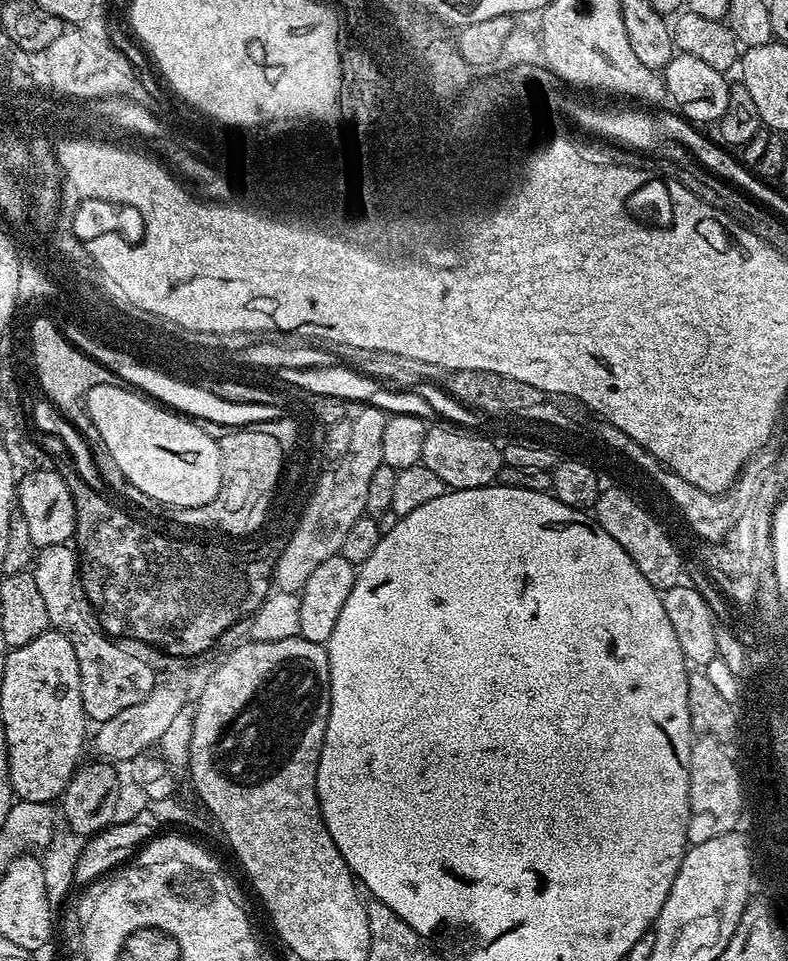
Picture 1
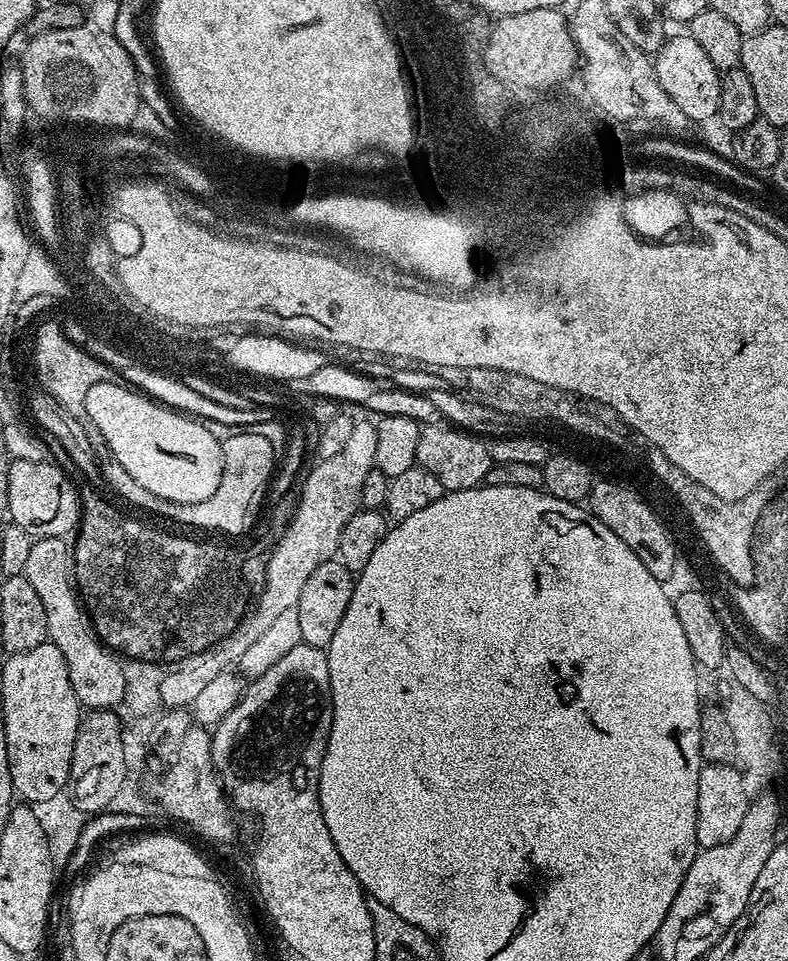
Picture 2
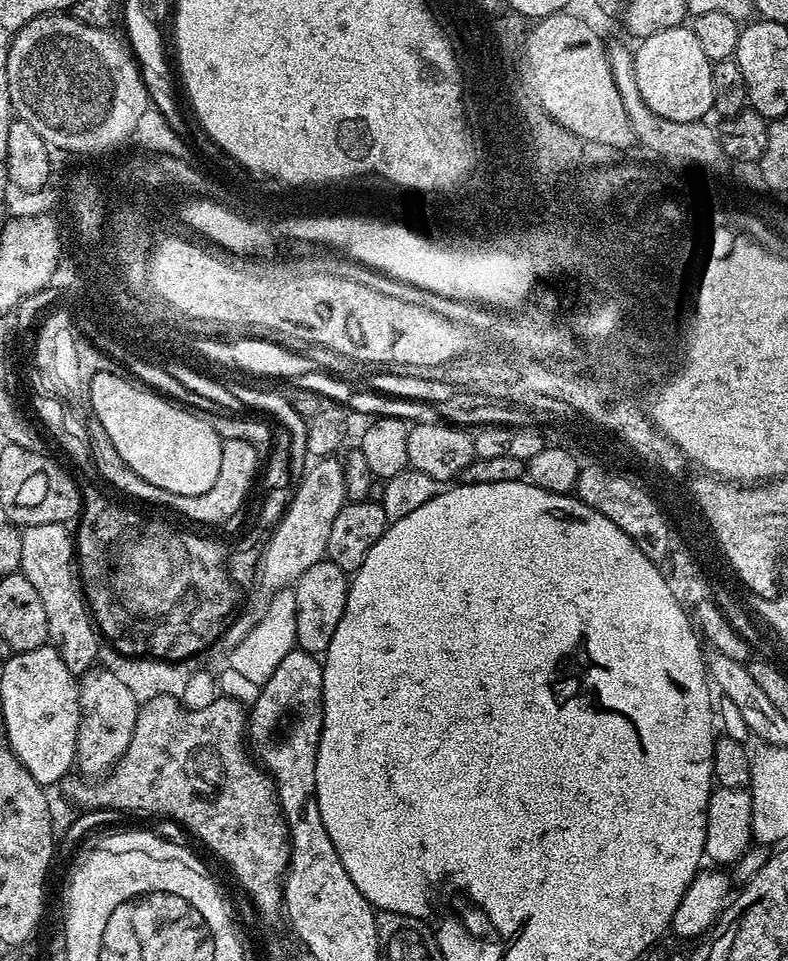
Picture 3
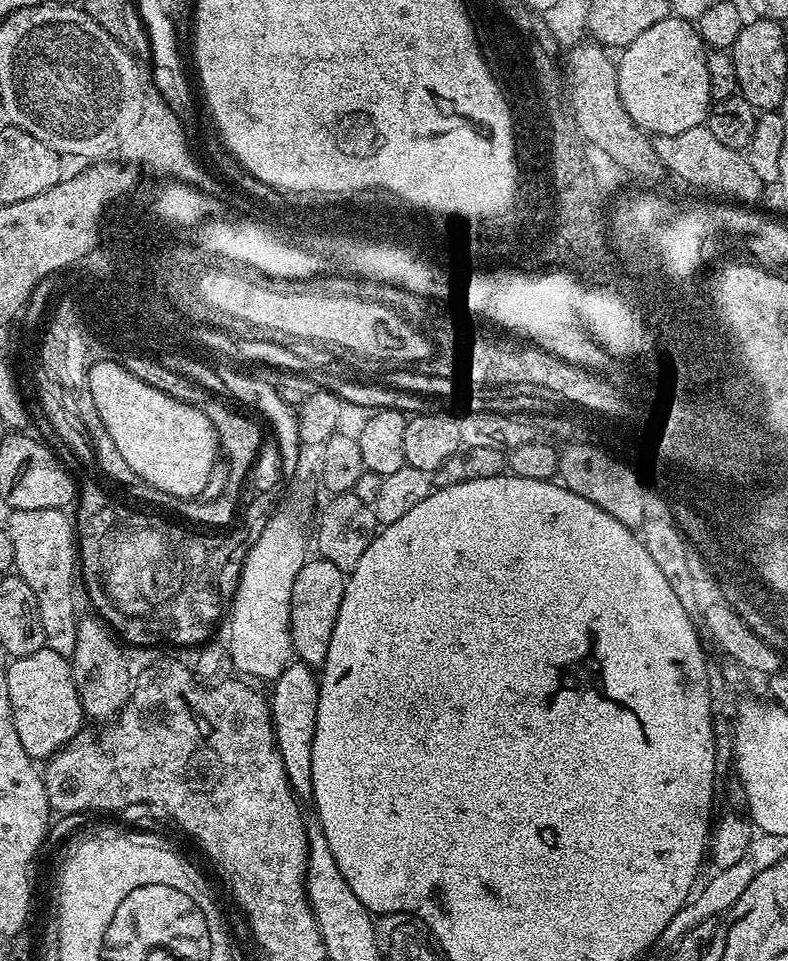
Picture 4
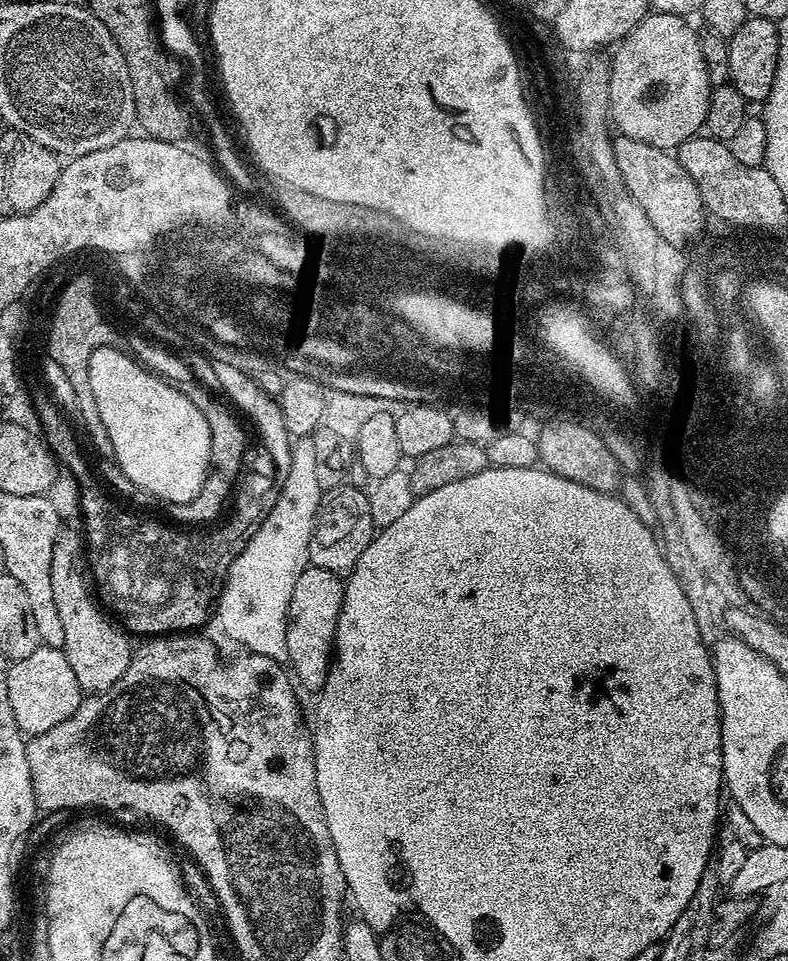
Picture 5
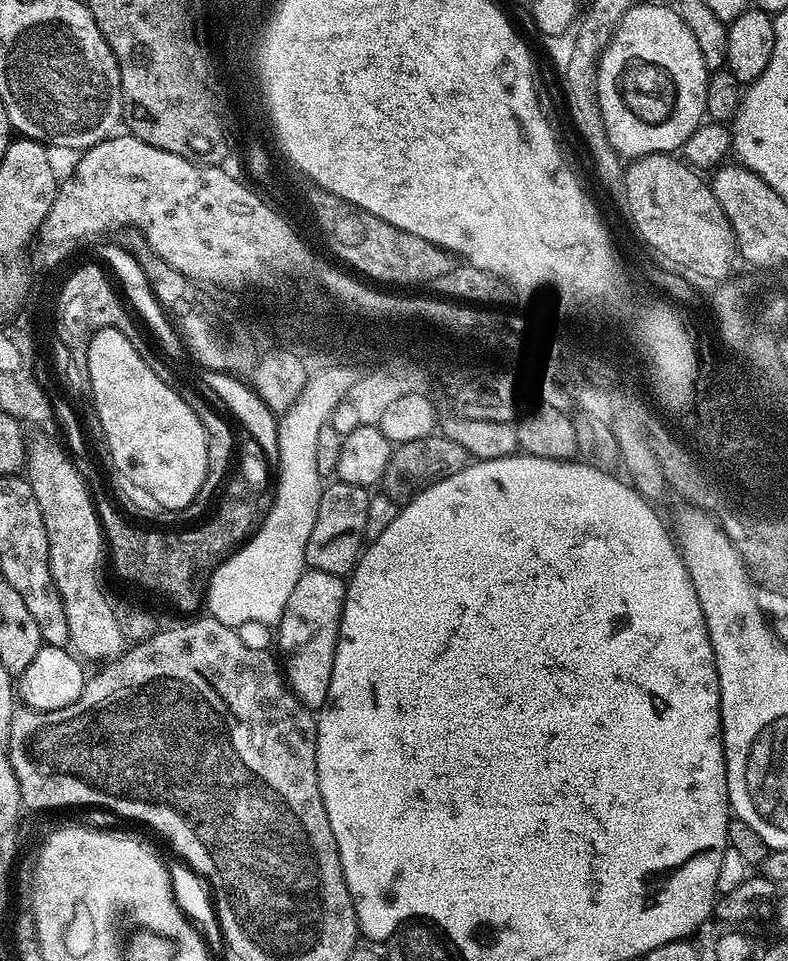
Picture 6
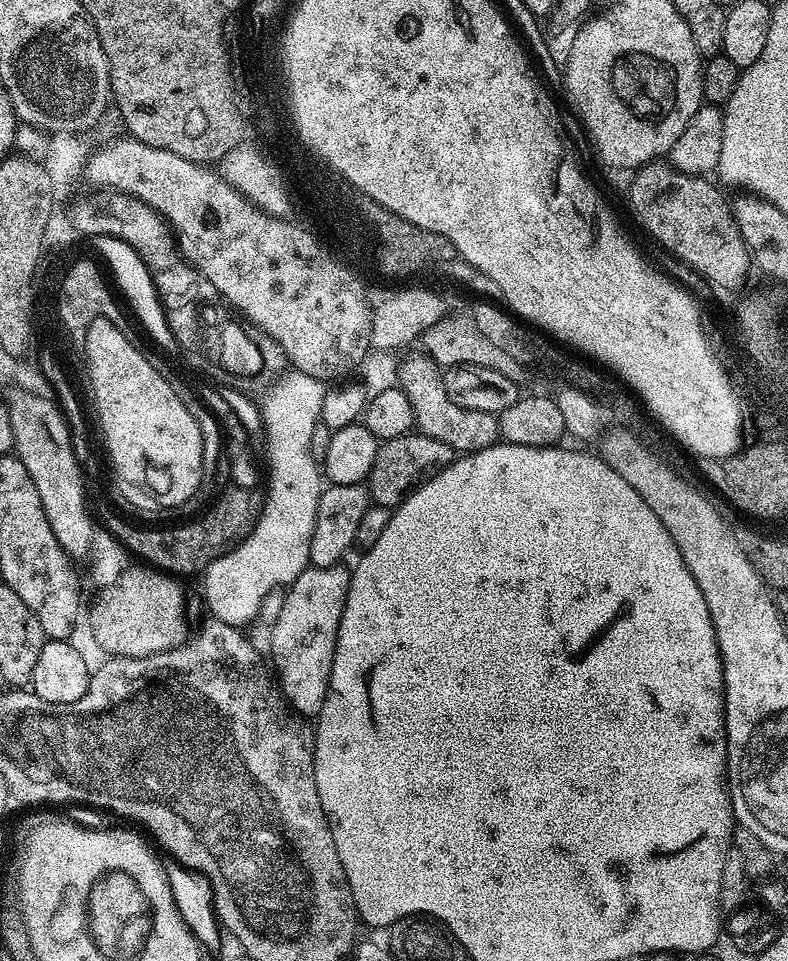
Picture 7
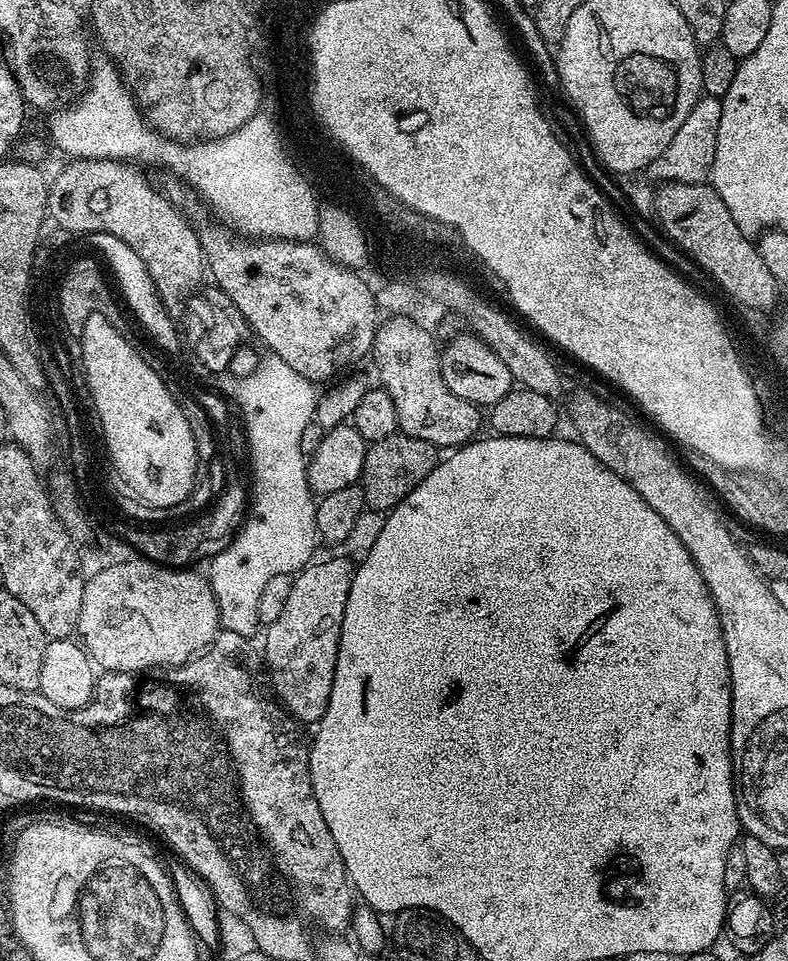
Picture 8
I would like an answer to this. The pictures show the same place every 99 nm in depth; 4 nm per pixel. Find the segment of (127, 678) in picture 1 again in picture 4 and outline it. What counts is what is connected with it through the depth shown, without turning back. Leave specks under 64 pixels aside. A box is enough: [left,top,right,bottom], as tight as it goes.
[6,508,78,658]

